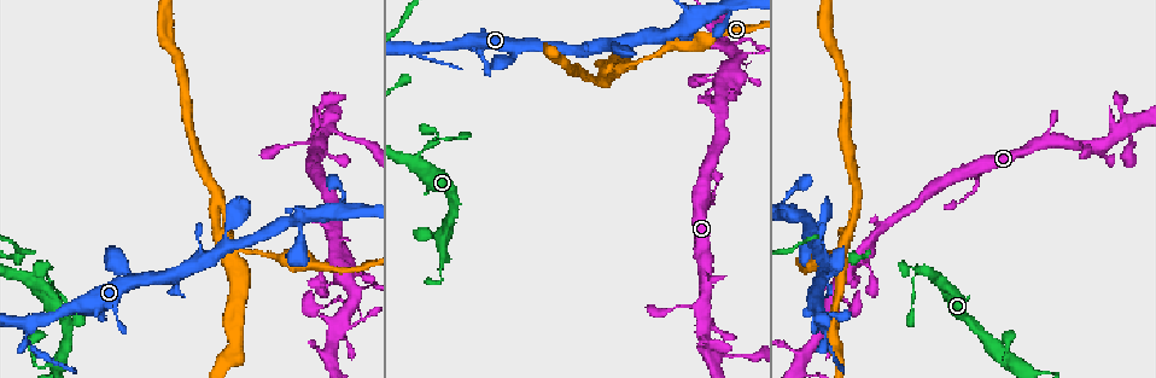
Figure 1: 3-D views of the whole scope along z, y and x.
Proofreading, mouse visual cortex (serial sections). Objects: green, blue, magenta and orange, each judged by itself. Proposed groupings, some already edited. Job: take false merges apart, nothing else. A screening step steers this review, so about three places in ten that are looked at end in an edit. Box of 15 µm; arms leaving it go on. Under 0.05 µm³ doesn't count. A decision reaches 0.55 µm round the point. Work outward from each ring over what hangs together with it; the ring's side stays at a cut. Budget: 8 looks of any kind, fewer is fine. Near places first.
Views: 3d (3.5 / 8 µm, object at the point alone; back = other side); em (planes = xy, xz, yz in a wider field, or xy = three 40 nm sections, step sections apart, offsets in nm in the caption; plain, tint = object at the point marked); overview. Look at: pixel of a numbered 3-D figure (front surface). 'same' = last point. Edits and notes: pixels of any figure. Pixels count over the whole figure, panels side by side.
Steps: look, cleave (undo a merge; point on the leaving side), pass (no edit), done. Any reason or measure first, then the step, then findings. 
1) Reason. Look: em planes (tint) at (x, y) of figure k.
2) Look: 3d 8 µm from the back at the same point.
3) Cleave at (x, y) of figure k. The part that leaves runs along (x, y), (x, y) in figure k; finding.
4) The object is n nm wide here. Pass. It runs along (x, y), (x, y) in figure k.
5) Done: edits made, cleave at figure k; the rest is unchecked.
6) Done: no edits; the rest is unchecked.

Thin arm on a thick one. Look: em xy step 1 (tint) at (739, 53) of figure 1.

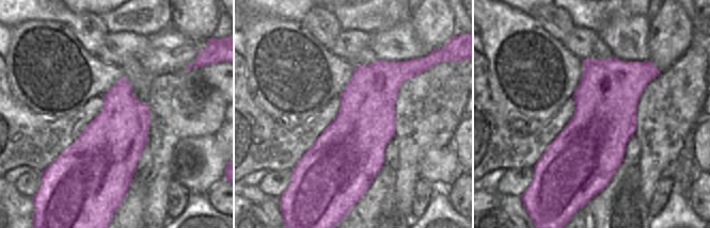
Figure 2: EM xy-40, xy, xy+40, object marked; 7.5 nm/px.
See where the arms go. Look: 3d 3.5 µm at the same point.

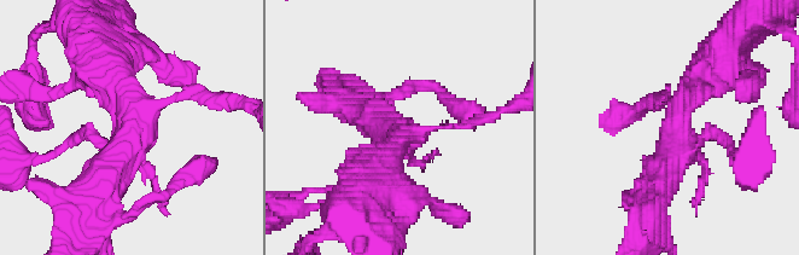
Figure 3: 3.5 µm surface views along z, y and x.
Pass. It runs along (700, 77), (653, 214) in figure 3; one cell here.

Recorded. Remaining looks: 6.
Four arms meet. Look: 3d 3.5 µm at (232, 255) of figure 1.

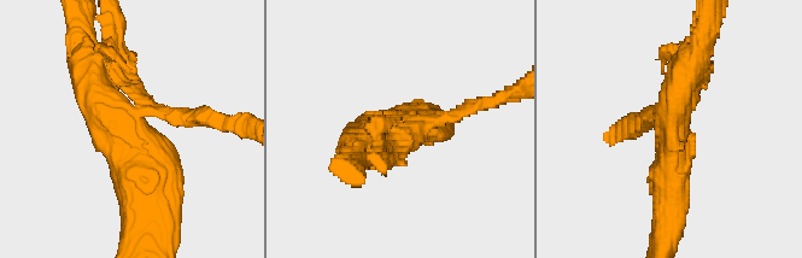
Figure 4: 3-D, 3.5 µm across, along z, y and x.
4 arms meet here; the arms are 150, 200, 400, 450 nm wide; need the tissue. Look: em xy step 1 (tint) at (394, 125) of figure 4.

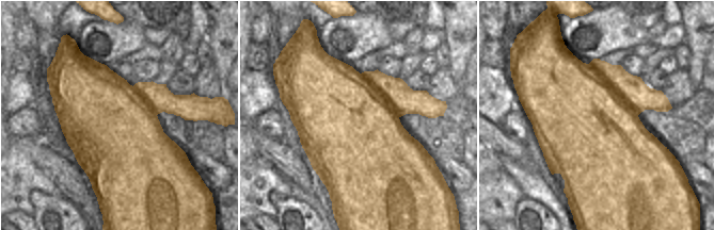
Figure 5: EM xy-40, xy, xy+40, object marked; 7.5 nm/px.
Look: em xy step 3 (tint) at the same point.

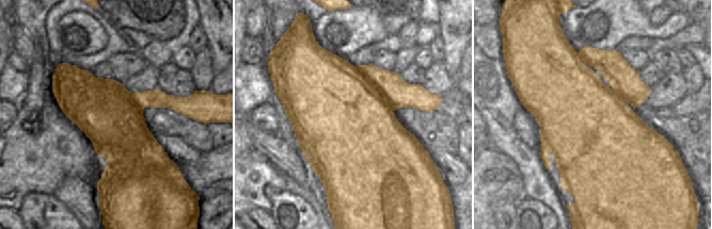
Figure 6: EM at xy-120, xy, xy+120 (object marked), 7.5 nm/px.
Pass. It runs along (198, 118), (151, 107), (117, 118), (87, 63) in figure 4; continuous, no second cell.

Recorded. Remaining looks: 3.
Arms part here. Look: 3d 3.5 µm at (427, 146) of figure 1.

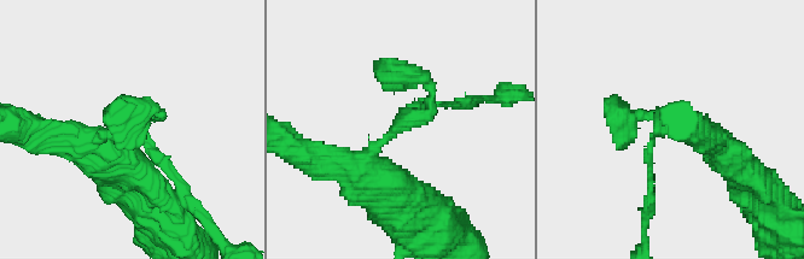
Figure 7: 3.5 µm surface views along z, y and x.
Need the tissue. Look: em xy step 2 (tint) at (398, 123) of figure 7.

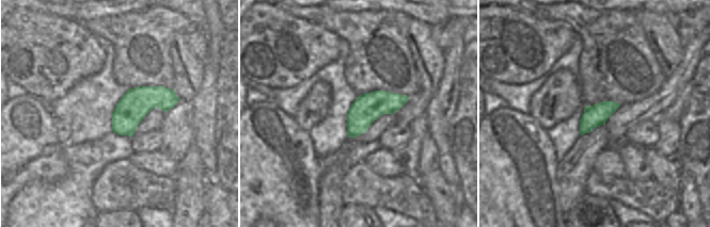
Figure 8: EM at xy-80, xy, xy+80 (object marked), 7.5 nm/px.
Cut it another way. Look: em planes (tint) at the same point.

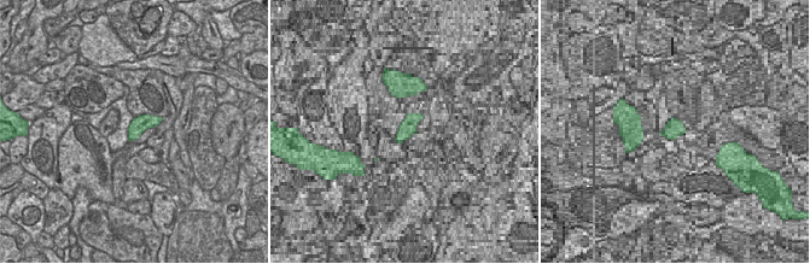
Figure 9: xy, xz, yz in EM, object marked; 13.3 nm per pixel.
The object is 220 nm wide here. Pass. It runs along (728, 157), (666, 116), (623, 109) in figure 7; one cell here.

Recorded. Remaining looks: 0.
Done: no edits; the rest is unchecked.

